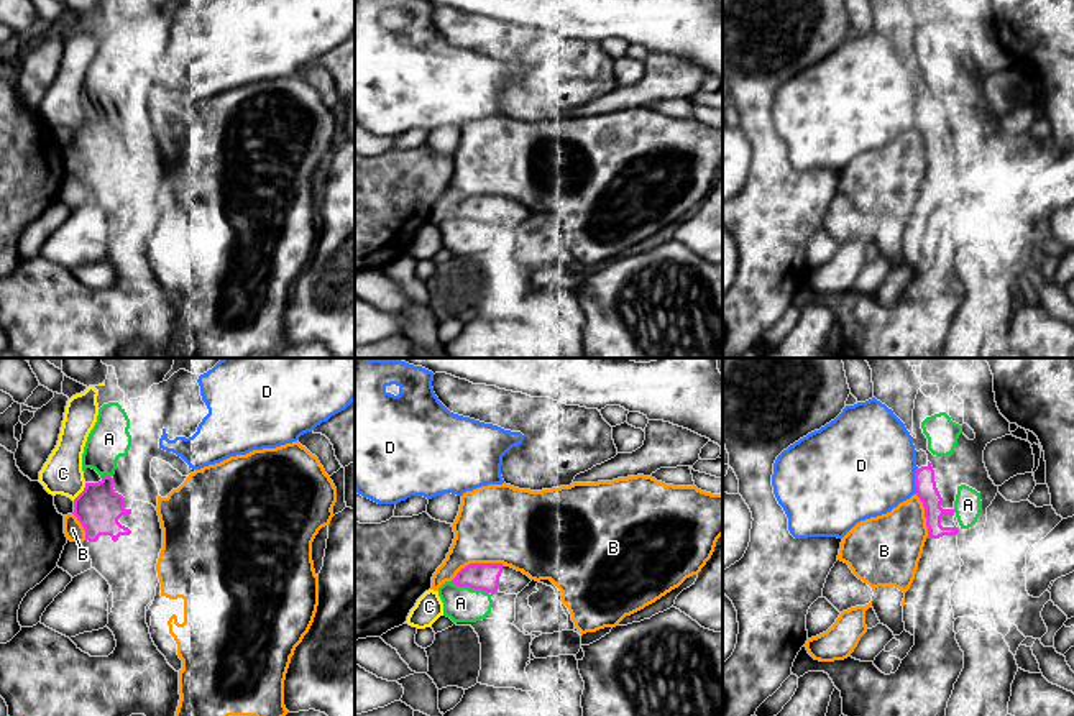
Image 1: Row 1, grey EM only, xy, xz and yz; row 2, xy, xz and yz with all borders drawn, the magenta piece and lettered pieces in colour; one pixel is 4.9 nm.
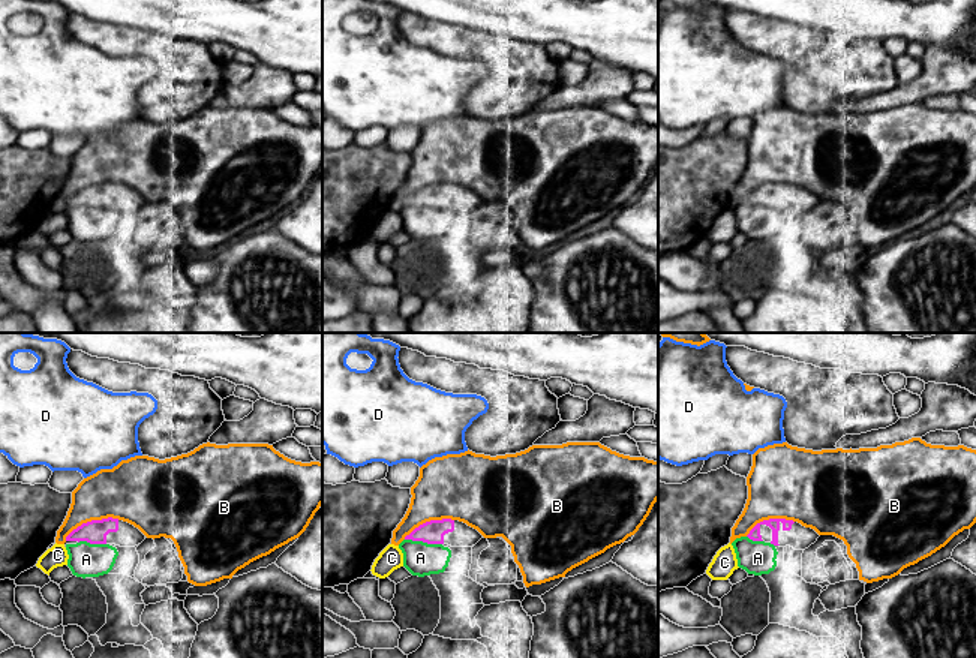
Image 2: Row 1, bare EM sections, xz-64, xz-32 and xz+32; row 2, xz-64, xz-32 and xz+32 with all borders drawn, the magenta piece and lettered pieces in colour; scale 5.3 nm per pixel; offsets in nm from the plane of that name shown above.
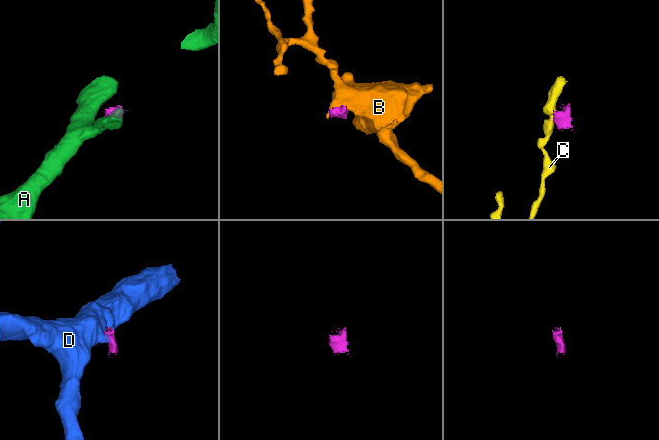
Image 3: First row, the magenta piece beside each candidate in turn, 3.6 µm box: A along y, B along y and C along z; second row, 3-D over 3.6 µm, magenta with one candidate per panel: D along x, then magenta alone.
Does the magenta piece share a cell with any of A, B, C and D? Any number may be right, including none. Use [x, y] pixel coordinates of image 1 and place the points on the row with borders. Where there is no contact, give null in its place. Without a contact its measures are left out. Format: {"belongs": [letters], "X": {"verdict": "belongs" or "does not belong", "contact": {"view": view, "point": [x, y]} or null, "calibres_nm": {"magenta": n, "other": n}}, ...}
{"belongs": [], "A": {"verdict": "does not belong", "contact": {"view": "xz", "point": [470, 587]}, "calibres_nm": {"magenta": 130, "other": 180}}, "B": {"verdict": "does not belong", "contact": {"view": "xz", "point": [477, 564]}, "calibres_nm": {"magenta": 130, "other": 380}}, "C": {"verdict": "does not belong", "contact": {"view": "xy", "point": [82, 491]}, "calibres_nm": {"magenta": 220, "other": 190}}, "D": {"verdict": "does not belong", "contact": {"view": "yz", "point": [915, 480]}, "calibres_nm": {"magenta": 100, "other": 480}}}

